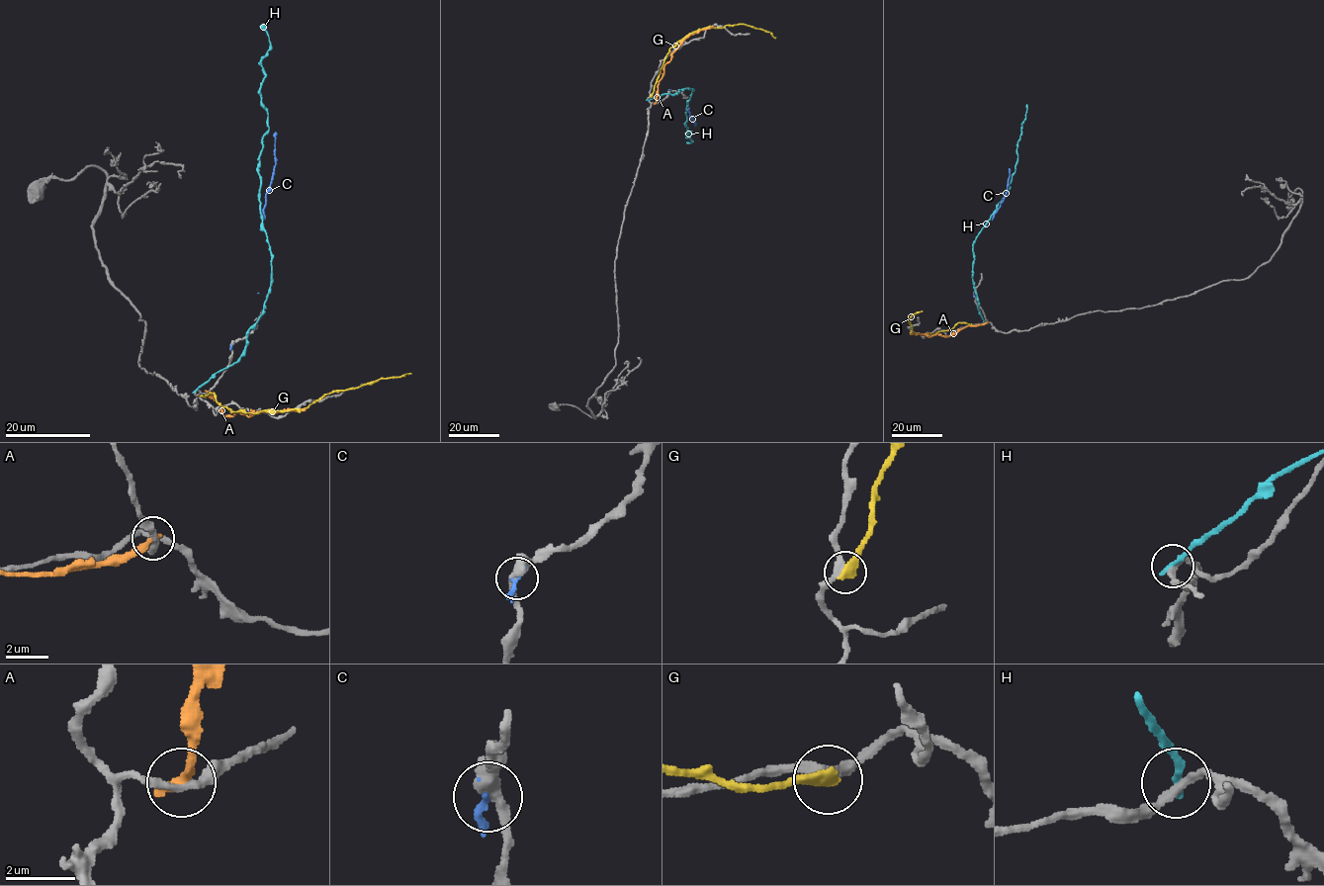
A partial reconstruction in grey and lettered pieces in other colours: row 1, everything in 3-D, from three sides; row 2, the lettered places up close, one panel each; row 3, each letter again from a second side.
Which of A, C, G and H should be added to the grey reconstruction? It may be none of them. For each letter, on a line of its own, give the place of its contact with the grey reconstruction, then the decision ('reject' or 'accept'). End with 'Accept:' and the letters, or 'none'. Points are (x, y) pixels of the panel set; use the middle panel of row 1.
A: contact (656, 103); reject
C: contact (669, 90); reject
G: contact (651, 96); reject
H: contact (648, 100); reject
Accept: none

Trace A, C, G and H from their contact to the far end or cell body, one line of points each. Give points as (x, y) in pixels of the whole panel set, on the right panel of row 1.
A: (987, 321), (965, 326), (948, 336), (927, 336), (910, 332)
C: (974, 295), (973, 263), (1007, 191), (1009, 168)
G: (980, 324), (958, 322), (951, 329), (936, 333), (913, 333), (908, 319), (922, 310)
H: (984, 321), (974, 285), (972, 243), (1009, 187), (1026, 104)

